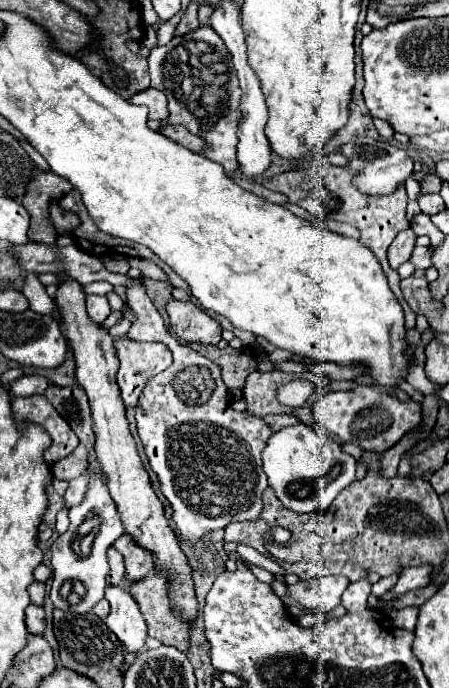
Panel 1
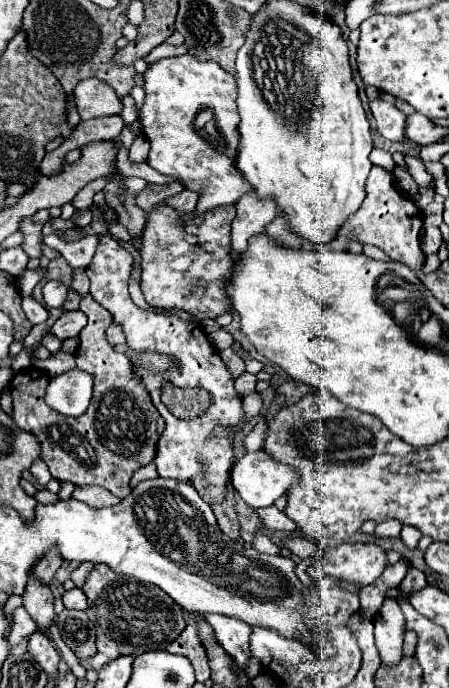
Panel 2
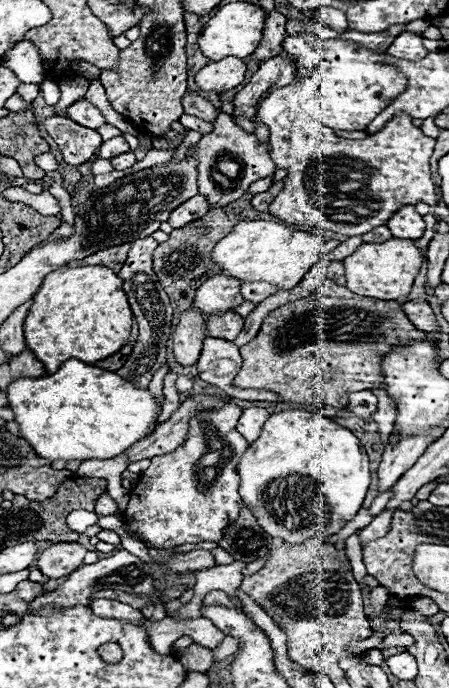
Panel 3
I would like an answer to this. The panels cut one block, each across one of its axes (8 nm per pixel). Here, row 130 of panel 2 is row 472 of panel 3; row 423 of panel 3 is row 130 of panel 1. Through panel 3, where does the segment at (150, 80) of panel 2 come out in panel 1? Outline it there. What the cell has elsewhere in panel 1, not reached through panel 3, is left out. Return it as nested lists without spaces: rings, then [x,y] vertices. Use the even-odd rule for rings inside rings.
[[[202,26],[184,36],[176,36],[164,46],[156,46],[150,56],[152,86],[162,90],[168,98],[168,122],[186,126],[192,134],[206,140],[208,148],[202,152],[206,158],[218,162],[228,176],[238,170],[236,144],[238,144],[238,120],[240,120],[240,86],[232,56],[224,40],[210,28]]]

